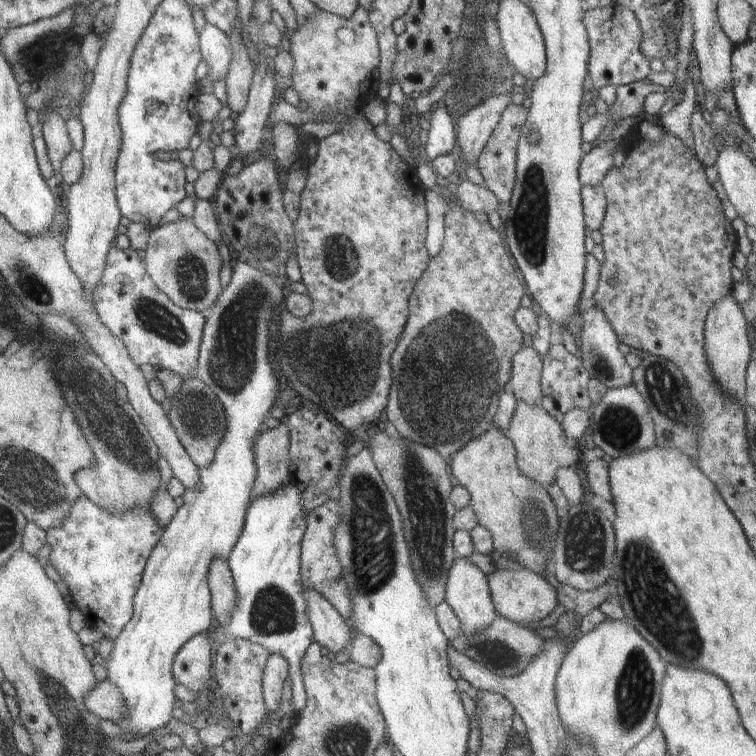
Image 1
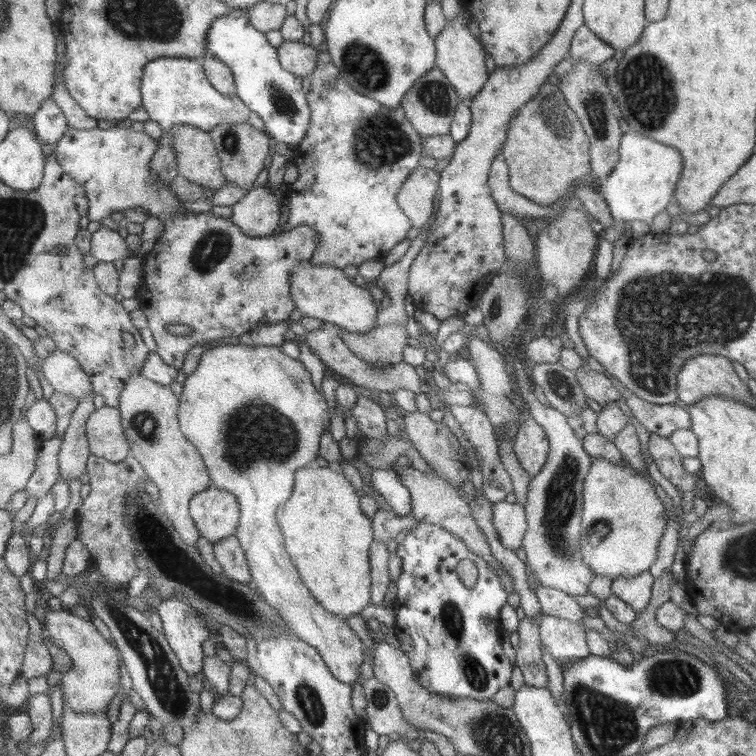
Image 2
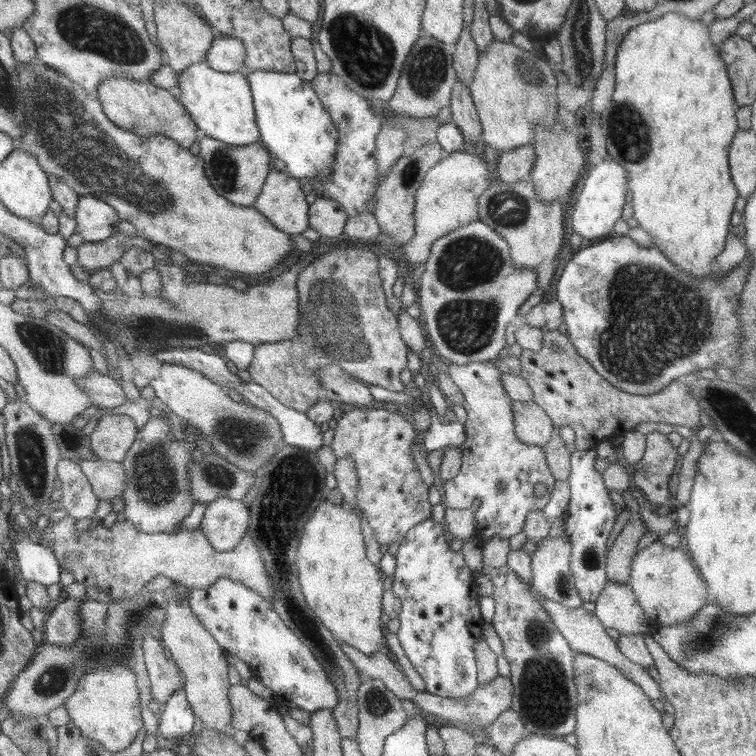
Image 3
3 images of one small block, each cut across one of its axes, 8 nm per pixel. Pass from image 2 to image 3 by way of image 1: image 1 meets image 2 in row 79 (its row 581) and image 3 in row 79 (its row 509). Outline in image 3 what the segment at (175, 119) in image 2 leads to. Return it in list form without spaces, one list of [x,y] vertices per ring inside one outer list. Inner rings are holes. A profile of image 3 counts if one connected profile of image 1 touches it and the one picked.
[[[191,64],[177,74],[178,100],[185,106],[188,115],[206,136],[221,140],[232,146],[244,146],[260,142],[260,133],[255,120],[252,91],[245,71],[218,72],[208,64]]]

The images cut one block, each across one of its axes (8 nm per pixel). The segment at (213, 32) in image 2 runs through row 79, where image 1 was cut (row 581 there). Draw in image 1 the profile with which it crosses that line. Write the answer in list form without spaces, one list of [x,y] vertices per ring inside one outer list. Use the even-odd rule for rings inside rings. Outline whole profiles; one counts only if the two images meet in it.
[[[290,476],[288,484],[278,488],[272,494],[252,499],[246,511],[246,520],[242,534],[232,548],[229,556],[229,567],[236,588],[236,608],[230,616],[230,622],[226,624],[213,624],[208,635],[213,646],[221,645],[234,638],[246,639],[262,645],[270,654],[281,654],[289,664],[289,678],[292,682],[292,708],[295,713],[304,710],[307,696],[302,680],[300,662],[304,658],[307,648],[314,641],[314,630],[308,618],[304,587],[301,582],[301,542],[305,528],[307,527],[307,515],[300,504],[300,492],[296,490],[296,480]]]

